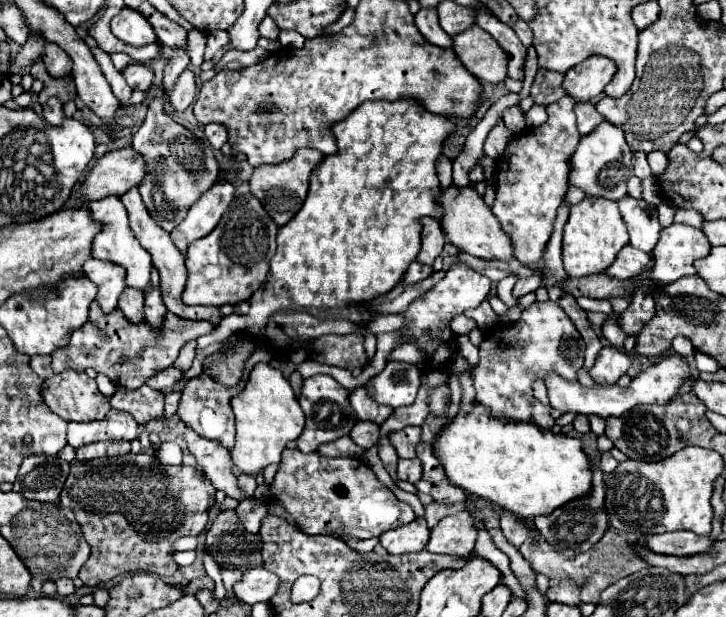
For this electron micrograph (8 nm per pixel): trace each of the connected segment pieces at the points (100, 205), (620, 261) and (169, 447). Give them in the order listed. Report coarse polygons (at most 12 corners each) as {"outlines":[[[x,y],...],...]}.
{"outlines":[[[119,195],[89,201],[101,225],[91,255],[147,289],[151,255],[135,239]],[[625,245],[603,273],[629,279],[645,271],[651,257]],[[175,442],[152,445],[163,465],[181,465],[183,452]]]}

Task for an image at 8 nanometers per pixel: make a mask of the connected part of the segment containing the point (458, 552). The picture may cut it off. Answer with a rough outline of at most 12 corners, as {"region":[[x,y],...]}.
{"region":[[471,513],[445,517],[431,529],[427,551],[473,553]]}

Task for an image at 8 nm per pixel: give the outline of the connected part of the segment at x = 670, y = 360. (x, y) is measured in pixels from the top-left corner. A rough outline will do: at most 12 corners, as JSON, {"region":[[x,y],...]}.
{"region":[[679,355],[641,371],[629,387],[545,377],[561,413],[621,417],[665,405],[691,379]]}

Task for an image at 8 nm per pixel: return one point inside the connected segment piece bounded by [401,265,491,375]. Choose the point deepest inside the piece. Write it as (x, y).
(426, 325)

